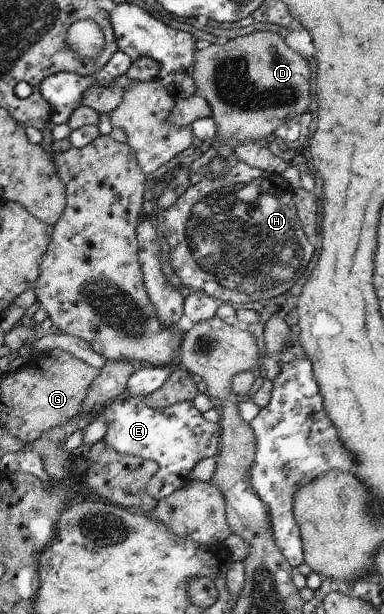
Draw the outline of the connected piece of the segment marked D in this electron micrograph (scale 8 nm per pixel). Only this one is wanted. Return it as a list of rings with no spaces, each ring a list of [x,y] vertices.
[[[256,31],[196,50],[192,77],[211,108],[216,123],[214,139],[221,143],[273,138],[280,125],[299,119],[310,105],[312,71],[308,63],[288,47],[284,38],[270,31]]]

